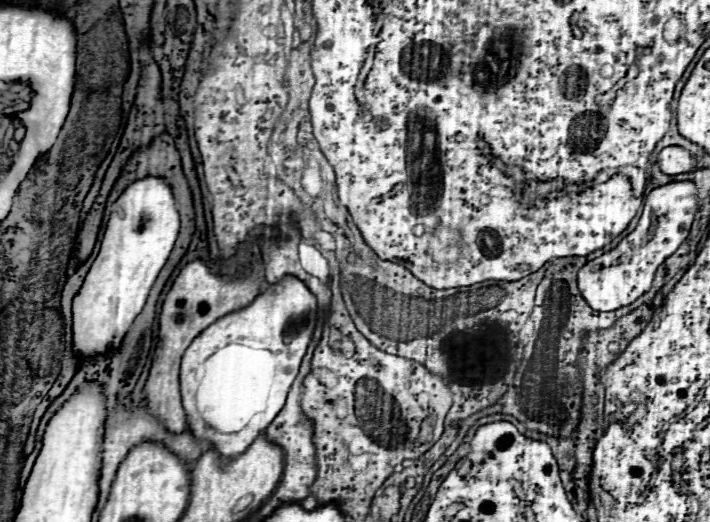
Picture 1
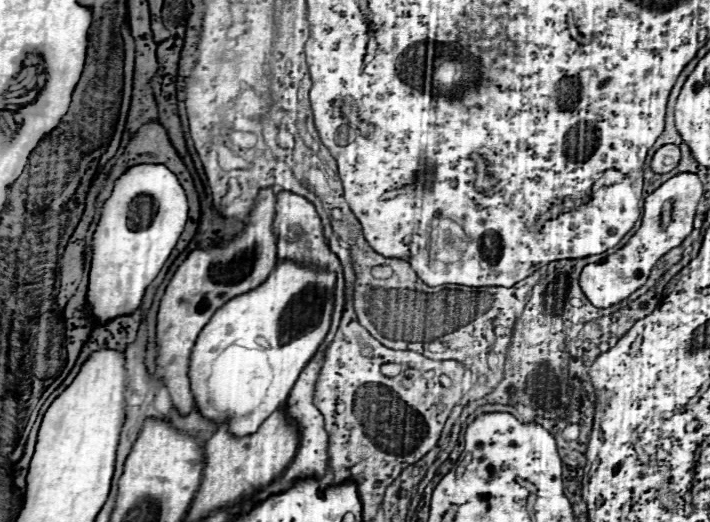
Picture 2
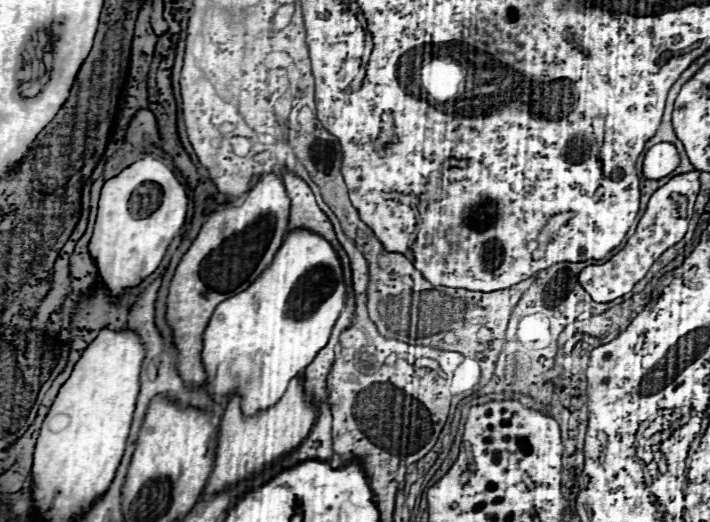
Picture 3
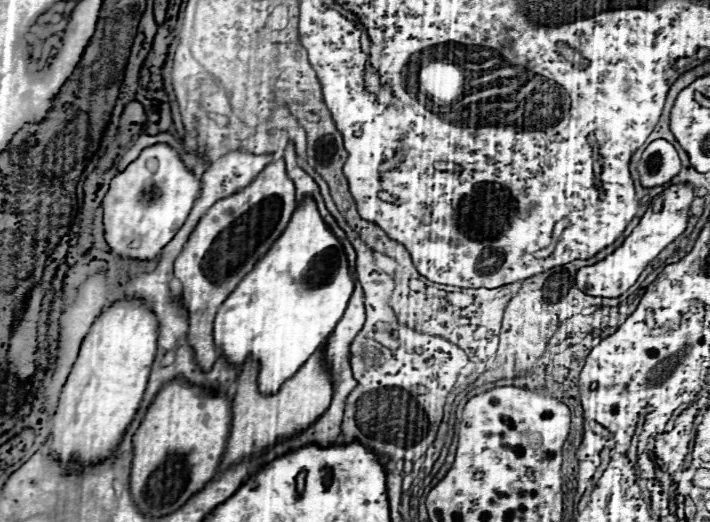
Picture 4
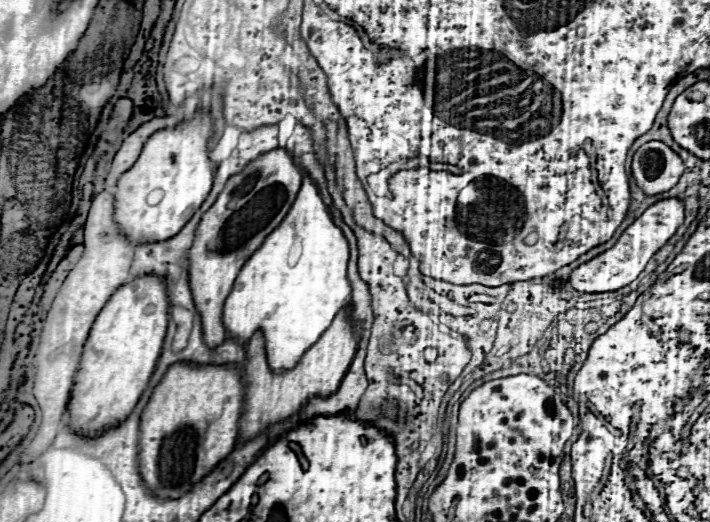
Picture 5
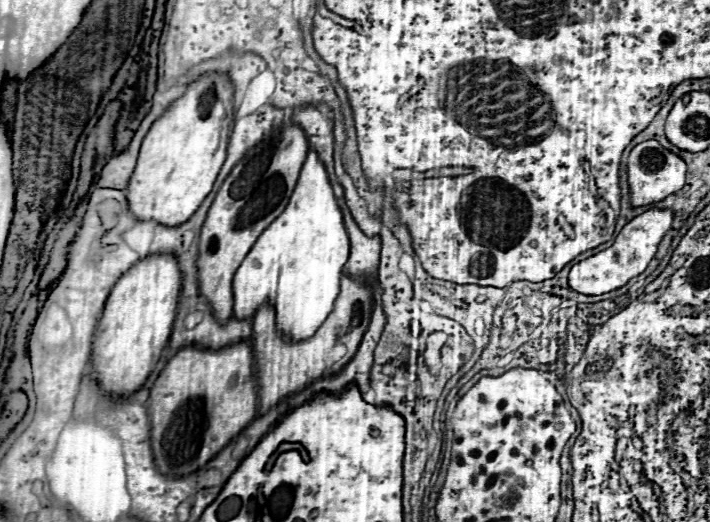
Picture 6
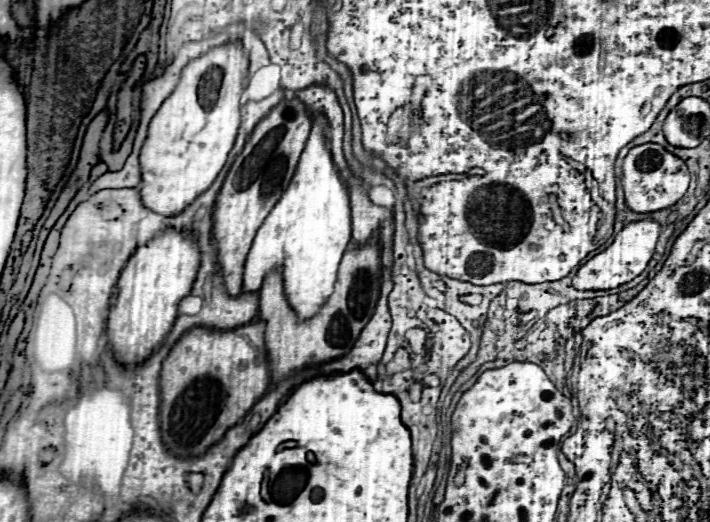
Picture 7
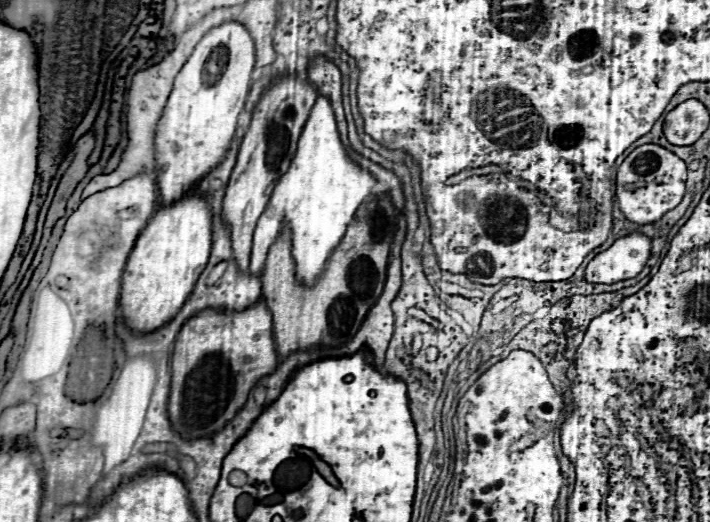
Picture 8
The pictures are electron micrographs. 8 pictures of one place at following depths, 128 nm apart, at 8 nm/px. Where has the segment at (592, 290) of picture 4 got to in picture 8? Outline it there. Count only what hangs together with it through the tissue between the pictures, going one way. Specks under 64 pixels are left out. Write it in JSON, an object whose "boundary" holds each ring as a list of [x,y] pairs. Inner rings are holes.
{"boundary":[[[632,232],[596,254],[584,270],[584,280],[592,284],[616,284],[634,278],[642,272],[648,258],[650,238],[642,232]]]}

